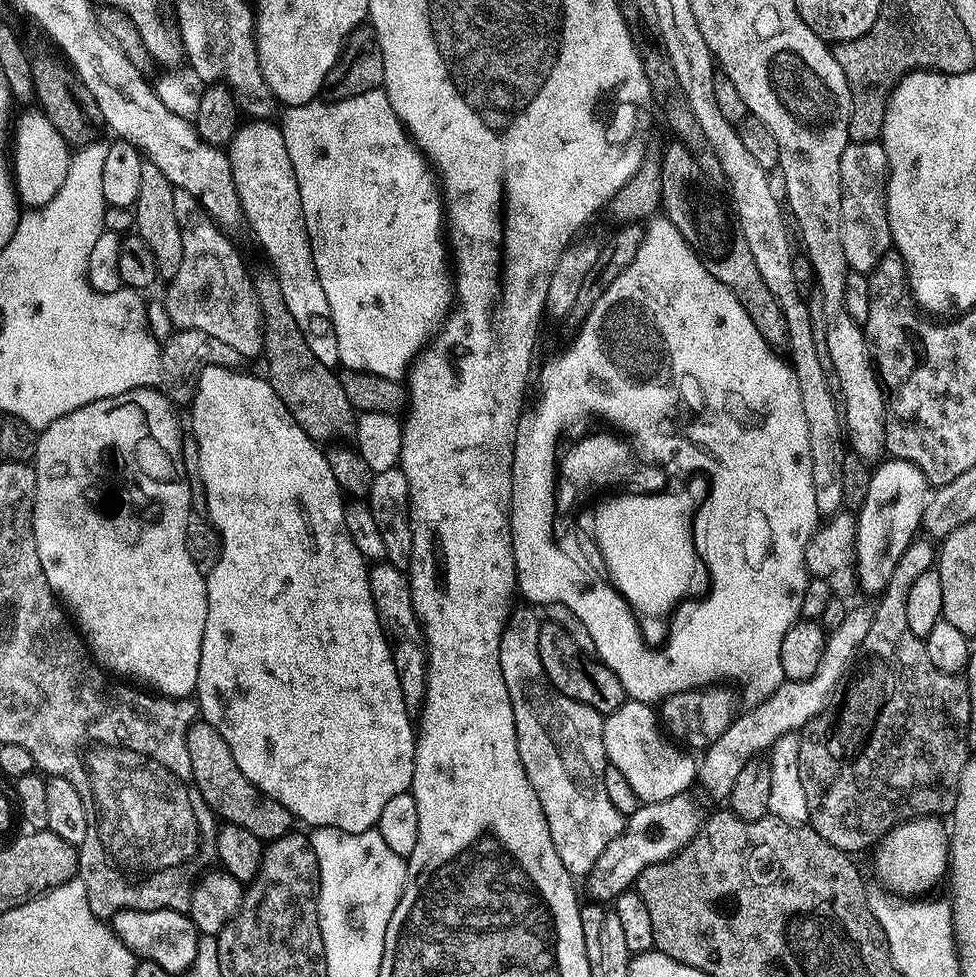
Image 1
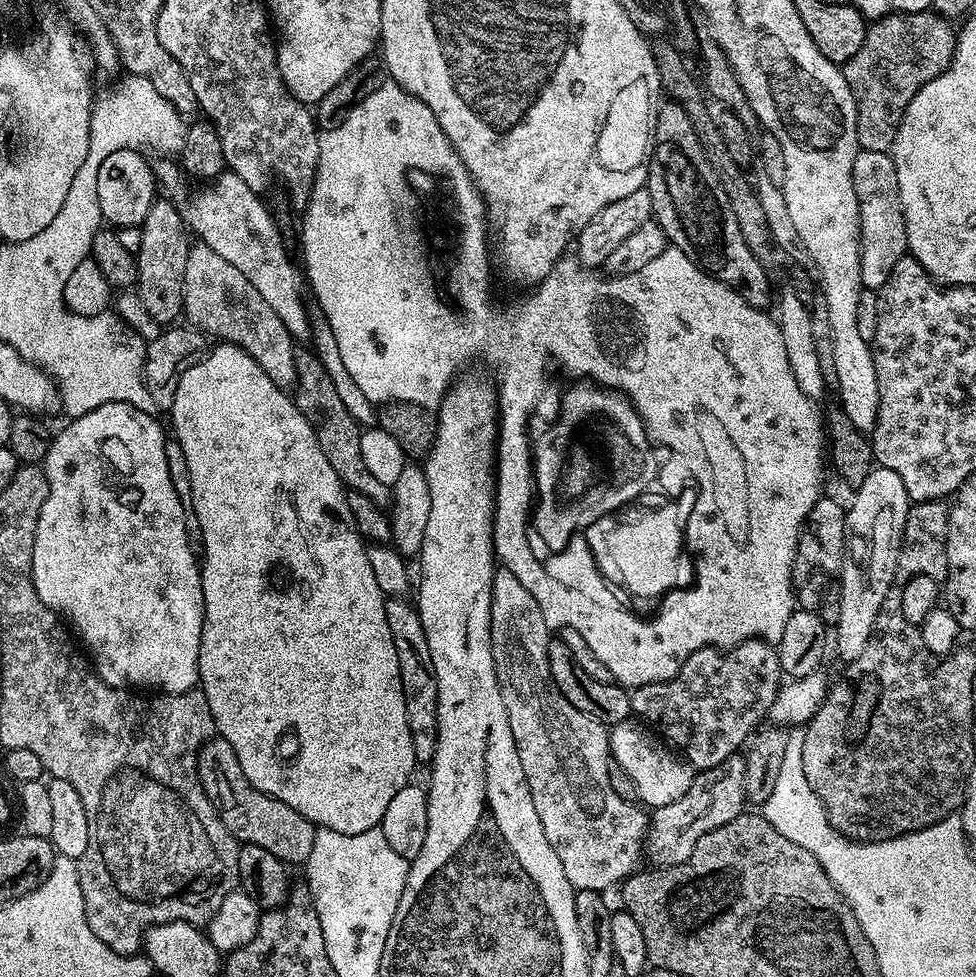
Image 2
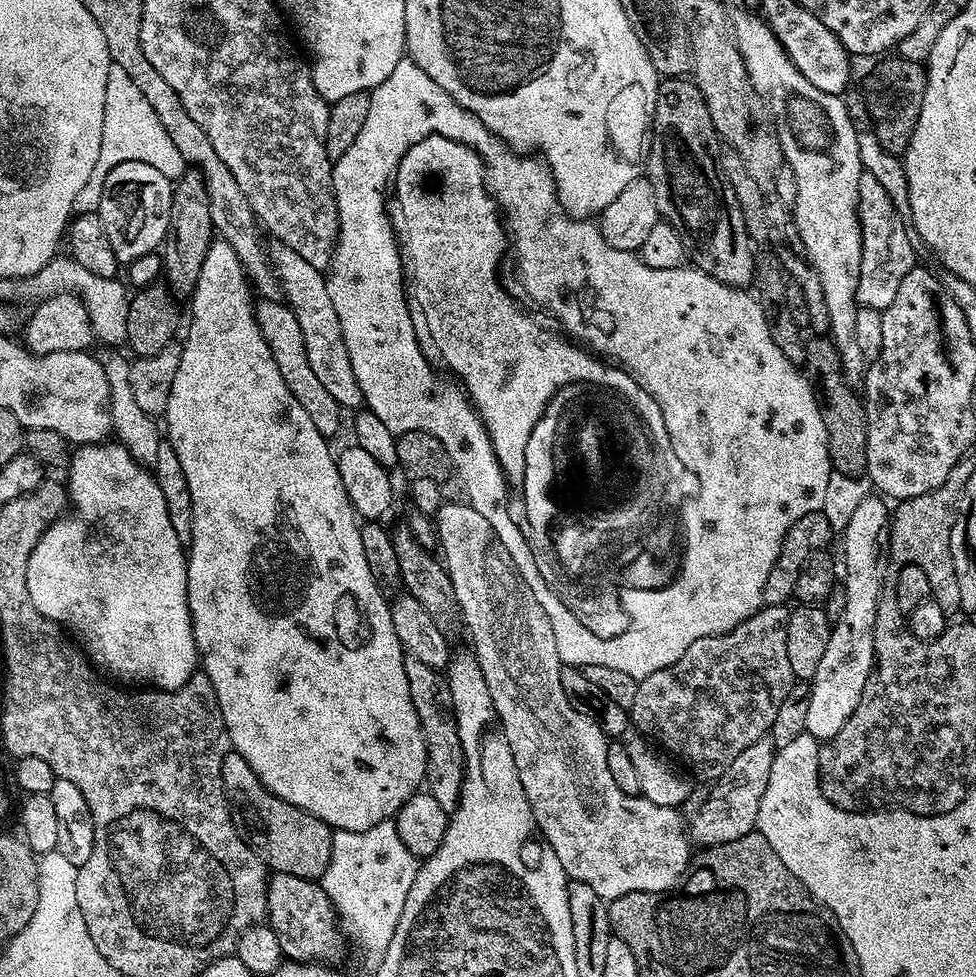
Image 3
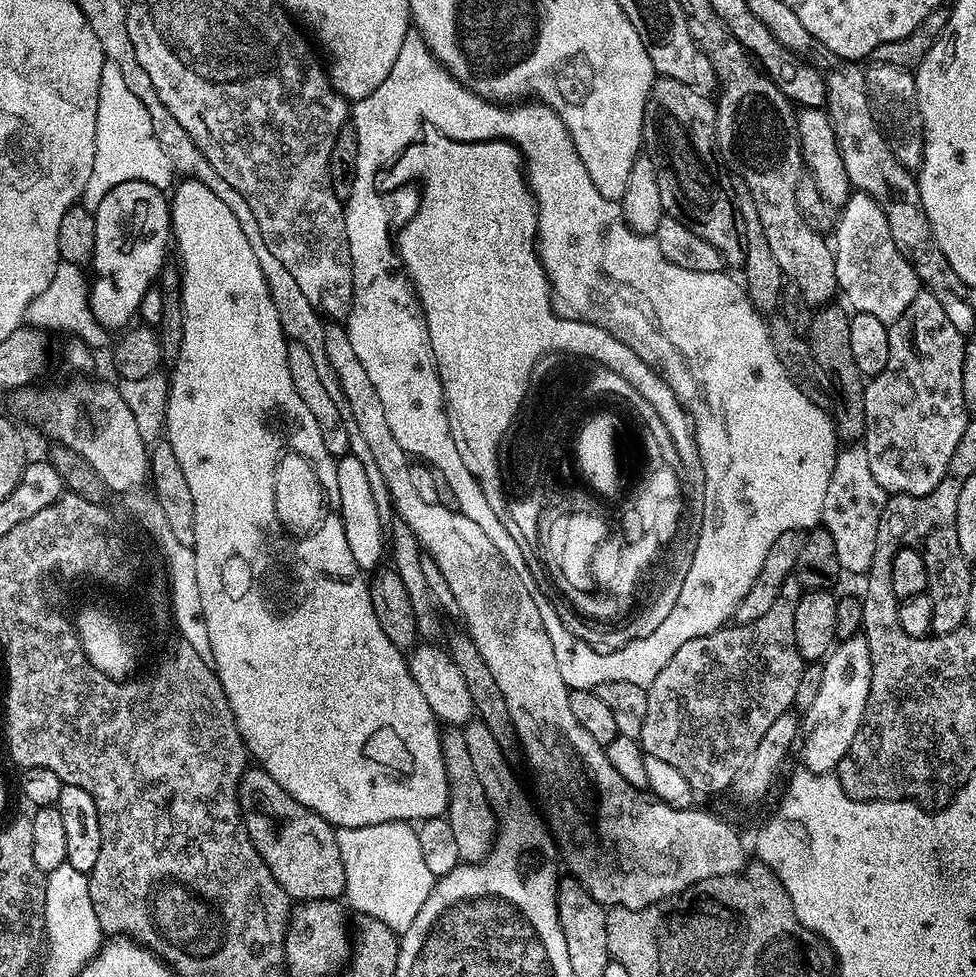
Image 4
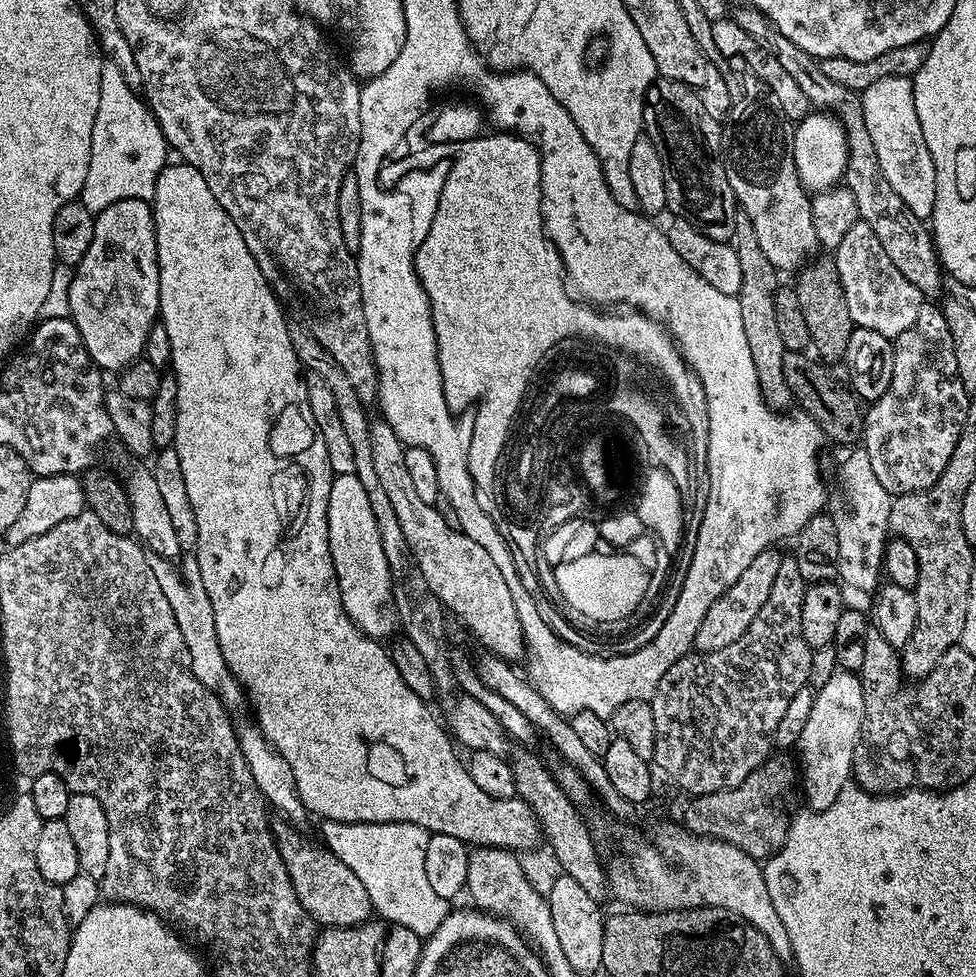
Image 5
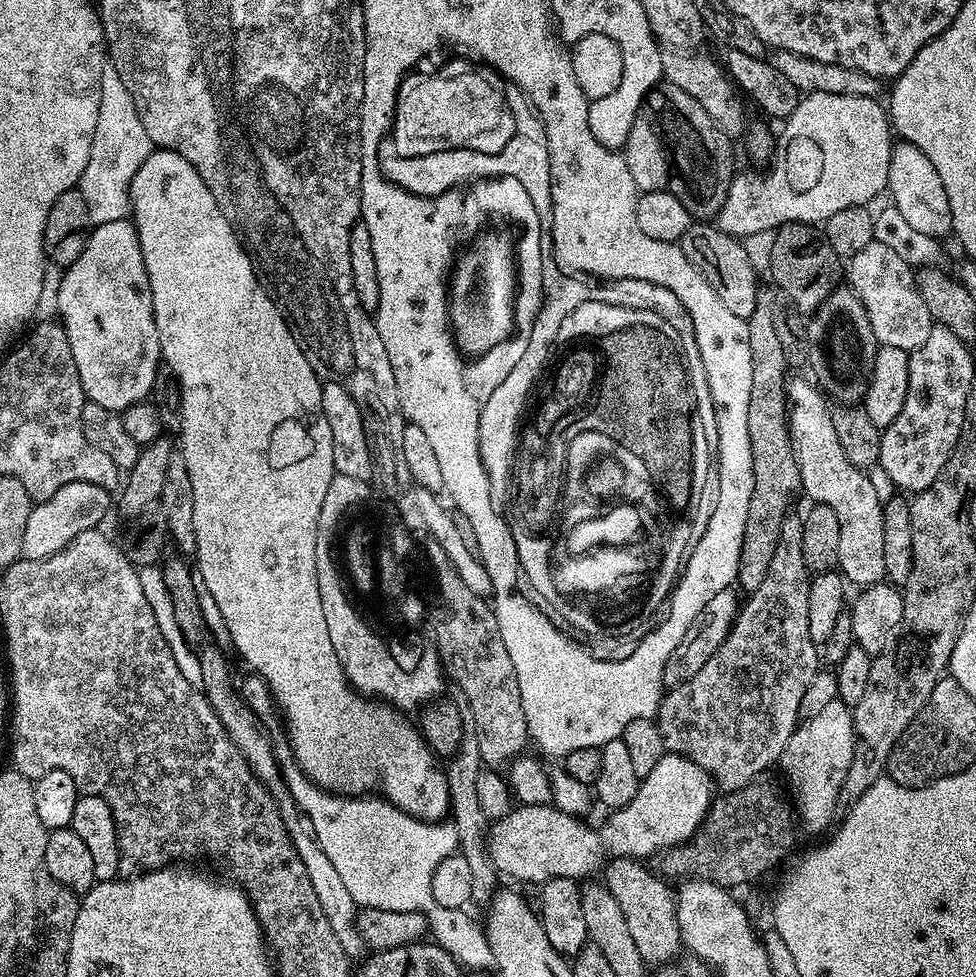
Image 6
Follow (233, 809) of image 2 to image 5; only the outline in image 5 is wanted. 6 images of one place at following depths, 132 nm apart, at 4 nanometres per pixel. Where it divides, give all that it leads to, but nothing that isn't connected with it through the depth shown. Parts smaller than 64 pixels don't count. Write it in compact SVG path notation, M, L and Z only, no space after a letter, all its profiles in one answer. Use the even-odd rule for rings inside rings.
M277 823L274 831L282 862L286 862L286 870L294 886L294 894L298 894L298 902L302 902L305 914L312 917L317 925L349 928L373 919L374 909L370 902L370 894L366 894L366 886L362 886L362 881L355 876L354 870L350 870L350 866L346 866L346 862L339 860L333 852L323 846L315 848L314 845L307 844L296 833L299 831L287 823Z

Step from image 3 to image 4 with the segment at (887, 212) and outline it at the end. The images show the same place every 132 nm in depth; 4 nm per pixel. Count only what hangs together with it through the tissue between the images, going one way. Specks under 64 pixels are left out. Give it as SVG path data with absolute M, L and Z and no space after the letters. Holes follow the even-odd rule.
M853 191L844 207L839 209L835 230L836 286L848 299L847 307L853 313L874 314L874 318L884 324L891 324L904 313L910 302L914 302L922 285L912 268L911 259L894 246L886 214L882 214L878 202L867 194Z

